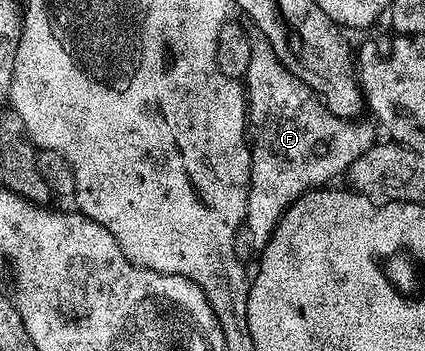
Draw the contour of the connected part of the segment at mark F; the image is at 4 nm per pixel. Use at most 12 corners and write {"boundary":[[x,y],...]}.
{"boundary":[[249,28],[244,227],[281,215],[375,142]]}

